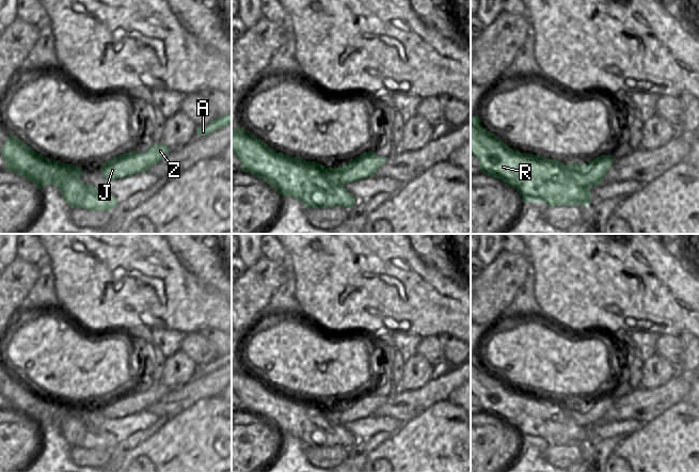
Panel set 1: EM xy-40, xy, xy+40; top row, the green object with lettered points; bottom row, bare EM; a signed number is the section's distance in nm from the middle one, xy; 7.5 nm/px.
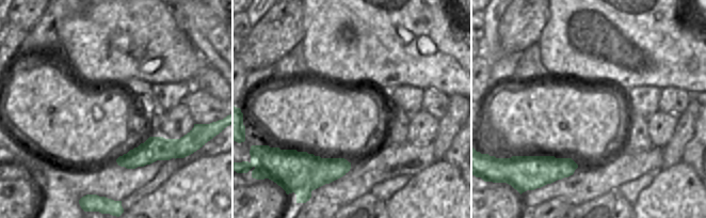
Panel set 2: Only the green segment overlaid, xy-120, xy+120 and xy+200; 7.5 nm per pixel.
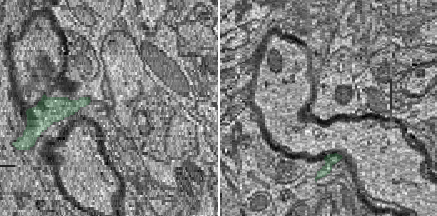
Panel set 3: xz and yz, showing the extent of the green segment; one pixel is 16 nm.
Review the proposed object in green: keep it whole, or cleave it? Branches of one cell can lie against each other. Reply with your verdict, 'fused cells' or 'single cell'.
fused cells

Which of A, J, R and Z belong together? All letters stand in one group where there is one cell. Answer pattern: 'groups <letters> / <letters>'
groups A J Z / R

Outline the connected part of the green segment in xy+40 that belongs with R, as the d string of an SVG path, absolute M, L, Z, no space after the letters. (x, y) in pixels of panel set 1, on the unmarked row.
M478 354L471 358L471 392L479 399L480 412L515 427L524 442L587 445L592 440L590 428L571 416L568 405L556 398L510 388L481 365Z

